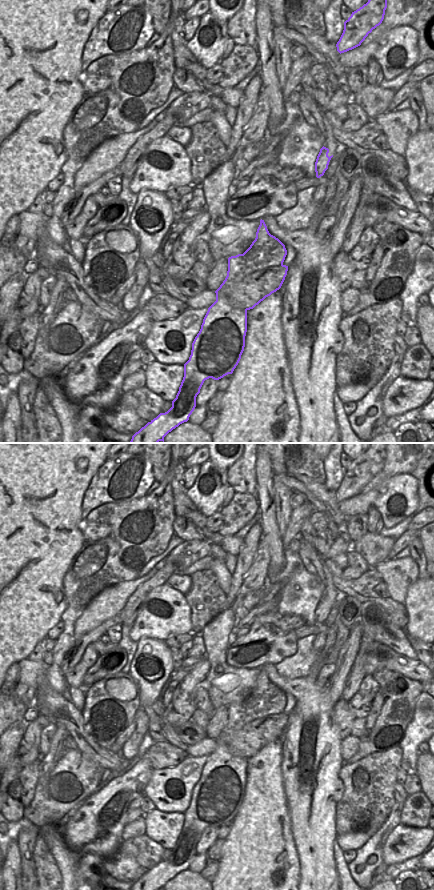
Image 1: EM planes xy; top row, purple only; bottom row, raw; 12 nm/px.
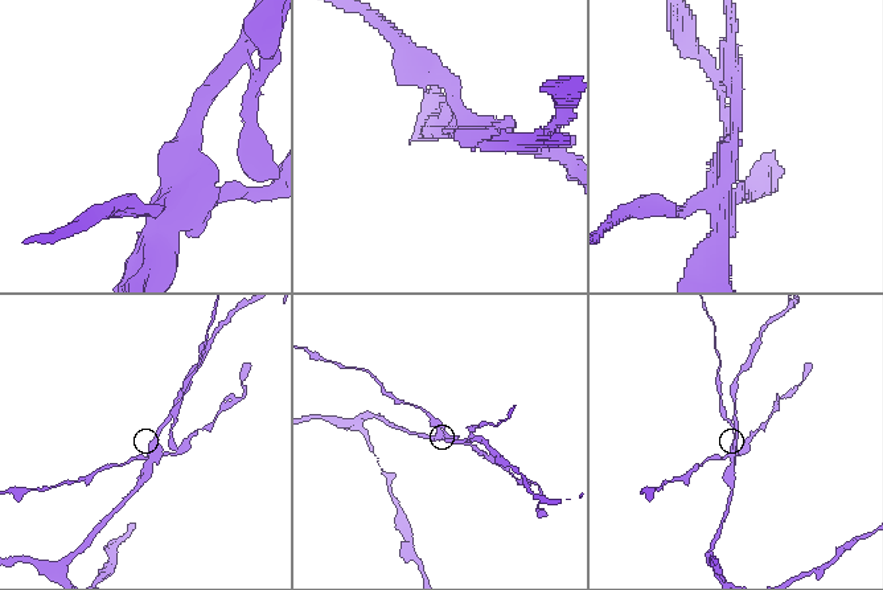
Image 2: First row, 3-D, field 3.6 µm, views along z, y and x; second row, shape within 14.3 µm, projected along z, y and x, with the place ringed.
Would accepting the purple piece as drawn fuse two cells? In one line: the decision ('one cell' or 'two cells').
two cells

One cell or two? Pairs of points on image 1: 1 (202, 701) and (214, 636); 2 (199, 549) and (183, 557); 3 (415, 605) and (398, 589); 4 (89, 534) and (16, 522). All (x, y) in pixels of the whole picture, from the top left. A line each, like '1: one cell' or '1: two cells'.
1: two cells
2: one cell
3: two cells
4: two cells

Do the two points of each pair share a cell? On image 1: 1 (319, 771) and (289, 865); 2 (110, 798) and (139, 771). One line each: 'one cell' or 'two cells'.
1: two cells
2: one cell

